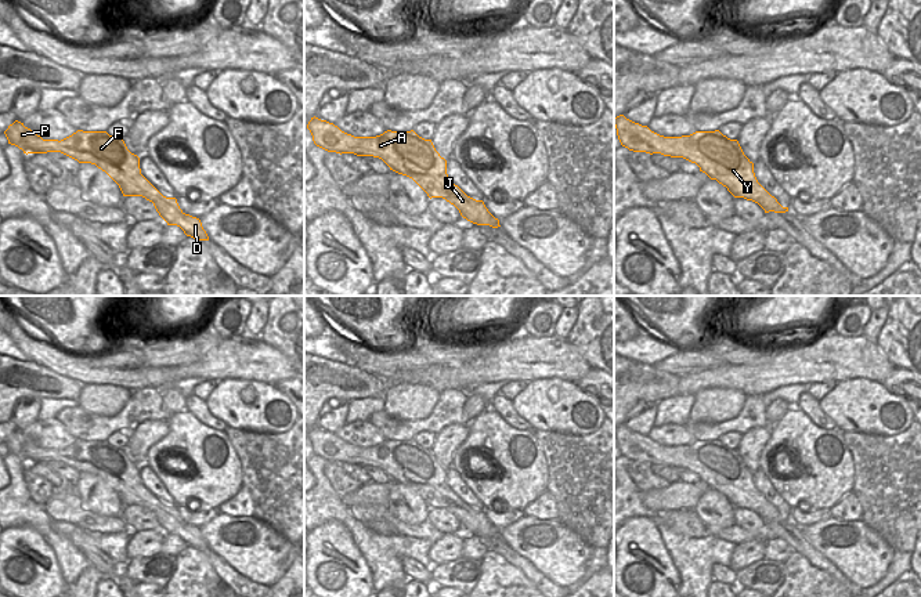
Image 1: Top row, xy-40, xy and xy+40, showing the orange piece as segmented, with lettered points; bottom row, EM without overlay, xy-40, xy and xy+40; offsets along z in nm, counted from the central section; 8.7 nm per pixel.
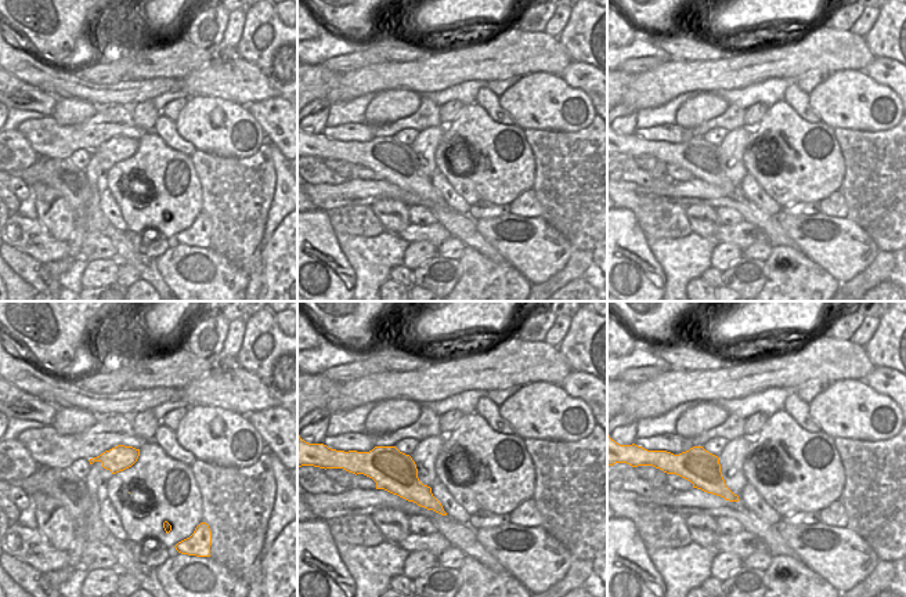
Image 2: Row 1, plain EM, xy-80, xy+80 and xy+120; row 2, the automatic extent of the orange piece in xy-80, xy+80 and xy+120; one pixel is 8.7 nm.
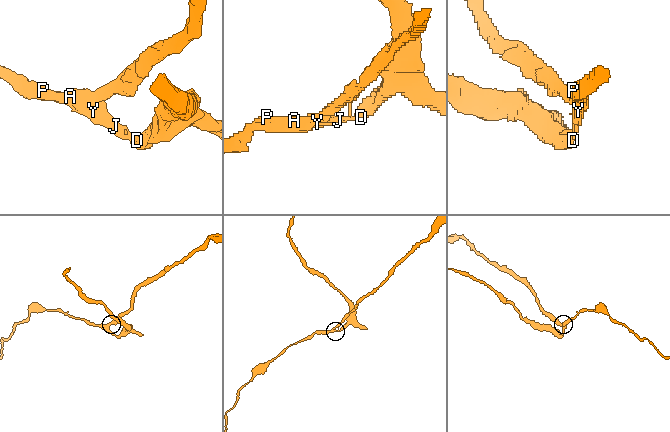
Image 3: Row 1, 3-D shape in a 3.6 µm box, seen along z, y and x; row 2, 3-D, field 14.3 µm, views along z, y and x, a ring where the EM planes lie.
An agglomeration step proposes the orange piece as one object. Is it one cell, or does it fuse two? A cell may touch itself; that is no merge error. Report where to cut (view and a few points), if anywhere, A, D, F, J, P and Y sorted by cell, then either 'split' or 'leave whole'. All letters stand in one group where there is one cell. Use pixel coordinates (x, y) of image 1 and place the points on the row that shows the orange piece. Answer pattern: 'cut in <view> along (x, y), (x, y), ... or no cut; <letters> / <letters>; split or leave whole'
cut in xy-40 along (183, 213), (173, 223), (168, 224); A F J P Y / D; split

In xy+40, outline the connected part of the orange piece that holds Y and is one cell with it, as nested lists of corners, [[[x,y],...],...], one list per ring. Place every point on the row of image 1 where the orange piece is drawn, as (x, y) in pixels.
[[[614,117],[617,135],[622,146],[633,152],[661,153],[671,158],[683,158],[700,167],[711,180],[727,188],[734,198],[744,198],[758,203],[765,213],[785,213],[756,180],[754,163],[744,155],[737,140],[730,140],[719,130],[696,131],[690,135],[664,137],[626,119]]]

